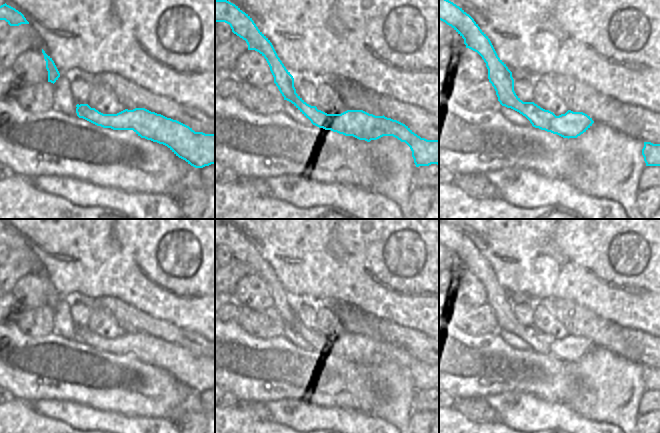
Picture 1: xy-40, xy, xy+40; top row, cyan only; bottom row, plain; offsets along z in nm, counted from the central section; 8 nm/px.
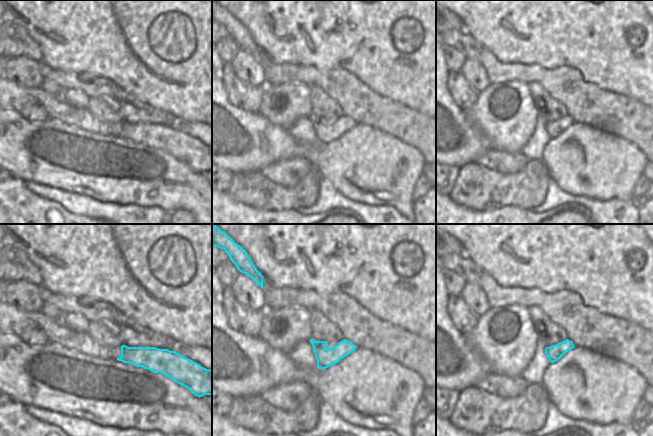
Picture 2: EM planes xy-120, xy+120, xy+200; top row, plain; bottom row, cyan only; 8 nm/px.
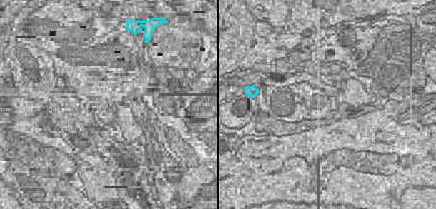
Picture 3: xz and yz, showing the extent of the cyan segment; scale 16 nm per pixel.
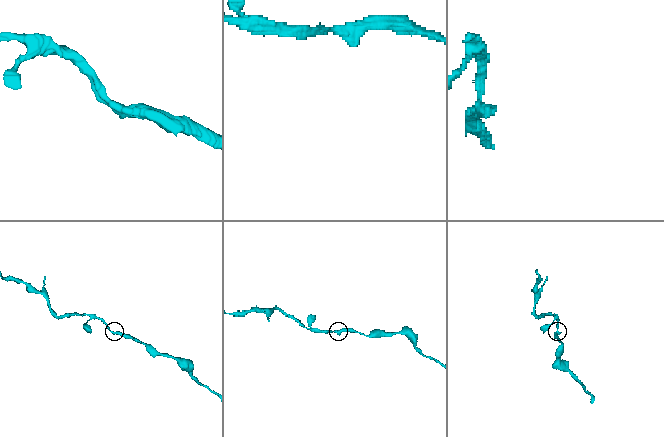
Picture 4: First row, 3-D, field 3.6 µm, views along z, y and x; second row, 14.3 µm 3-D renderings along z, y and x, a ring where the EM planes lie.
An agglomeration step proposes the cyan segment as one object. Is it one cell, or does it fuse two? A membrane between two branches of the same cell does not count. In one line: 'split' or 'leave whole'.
leave whole

